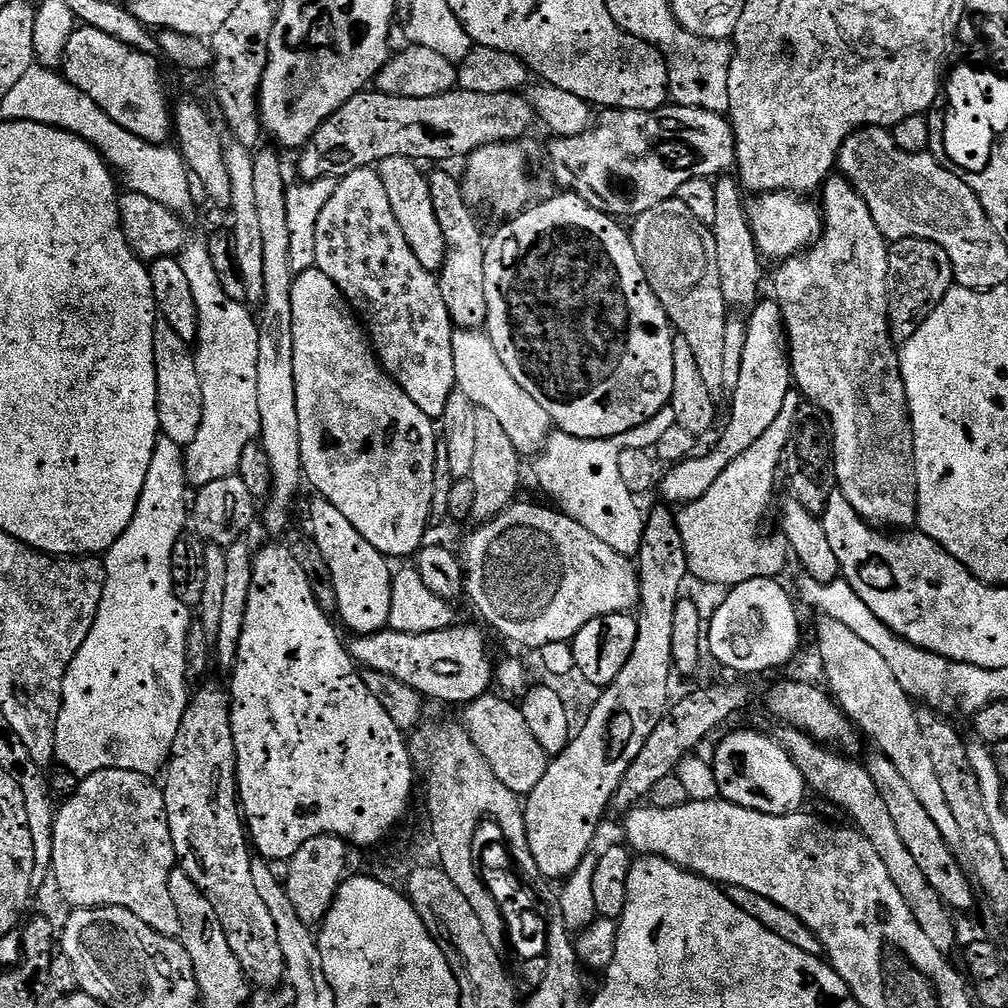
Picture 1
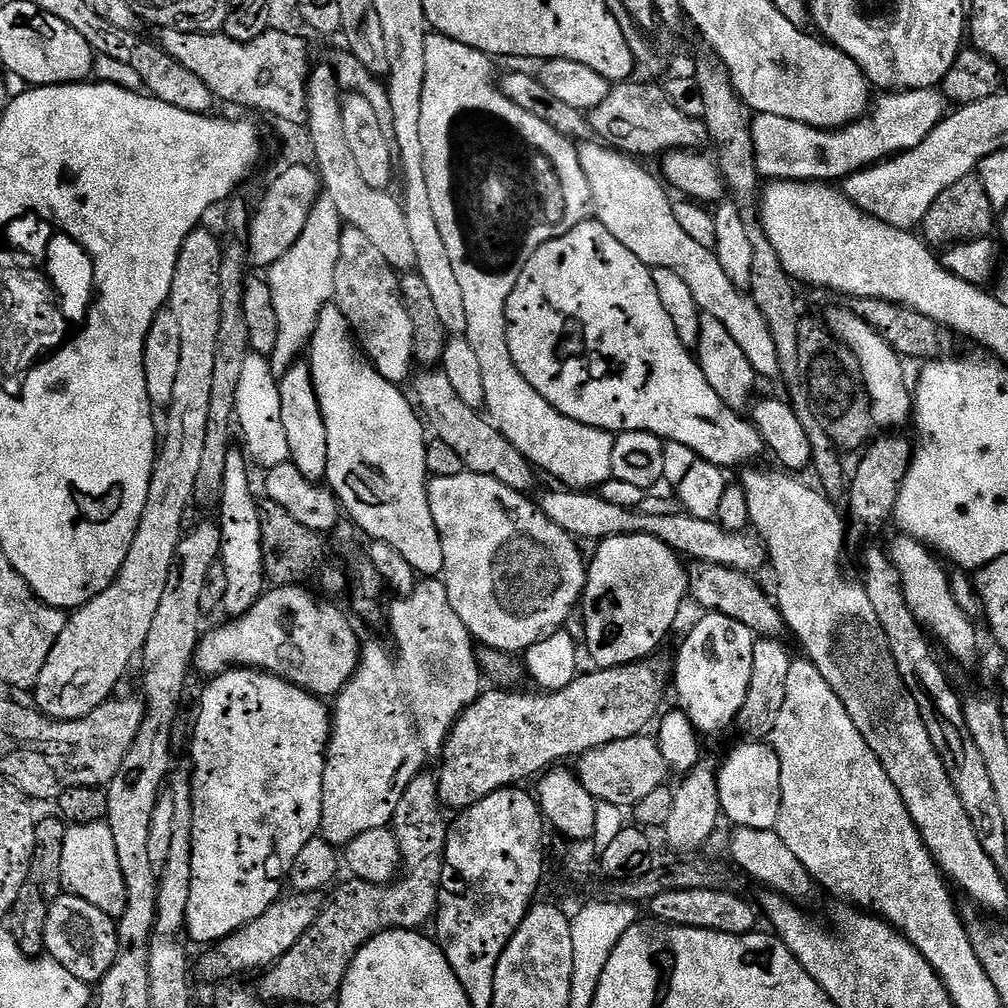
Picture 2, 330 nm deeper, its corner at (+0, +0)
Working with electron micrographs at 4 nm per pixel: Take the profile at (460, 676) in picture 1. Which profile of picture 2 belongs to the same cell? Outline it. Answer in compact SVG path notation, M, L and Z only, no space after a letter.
M272 586L265 591L263 596L259 596L254 602L254 606L246 614L229 619L229 624L224 624L221 628L216 628L213 632L205 631L200 638L200 645L196 647L196 658L194 661L195 671L201 672L204 678L221 676L222 673L228 671L229 668L254 668L258 672L269 672L271 676L282 678L291 684L297 684L302 690L311 692L312 695L321 698L335 697L336 693L344 689L348 685L348 680L356 673L356 667L360 665L360 653L362 651L362 640L356 637L356 632L352 629L350 621L344 617L344 612L340 608L335 608L327 599L315 600L310 593L307 592L307 587L304 586Z

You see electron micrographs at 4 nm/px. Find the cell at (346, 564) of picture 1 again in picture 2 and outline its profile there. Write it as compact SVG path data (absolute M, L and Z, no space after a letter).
M297 362L278 380L282 398L282 426L286 429L288 459L304 477L320 482L328 475L326 462L326 426L322 418L320 403L312 385L312 369L307 363Z

